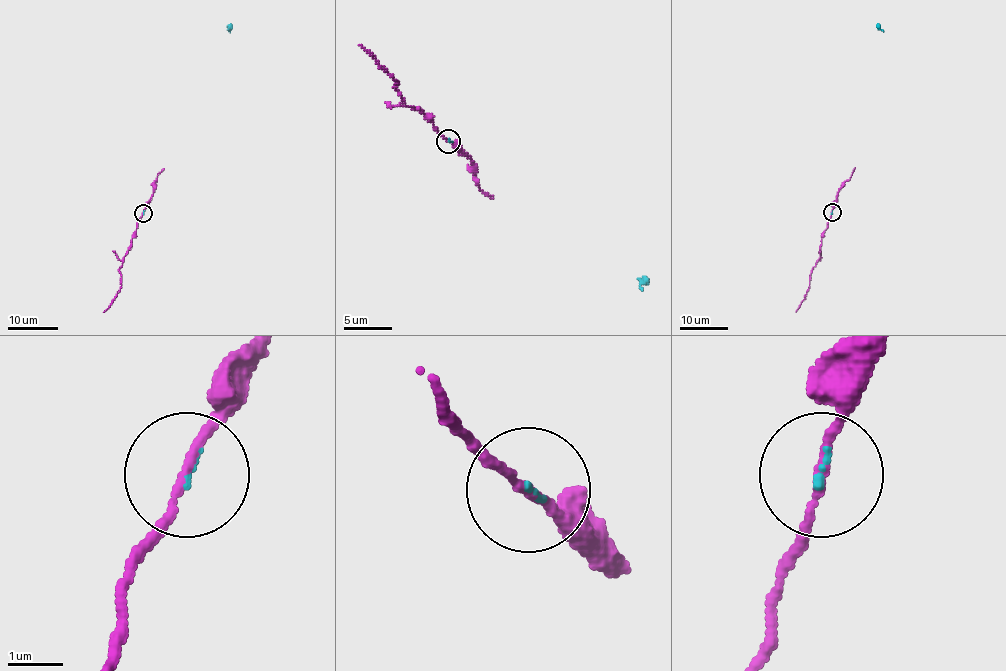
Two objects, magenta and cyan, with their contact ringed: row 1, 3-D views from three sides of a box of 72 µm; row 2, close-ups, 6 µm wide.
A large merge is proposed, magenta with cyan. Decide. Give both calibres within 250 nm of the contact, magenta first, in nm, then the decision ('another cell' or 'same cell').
150/70 nm | same cell

